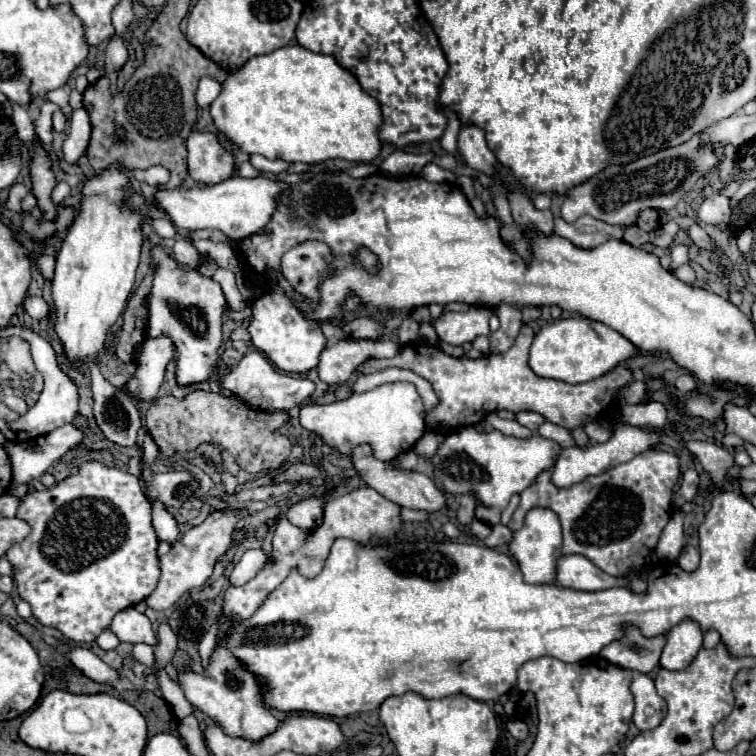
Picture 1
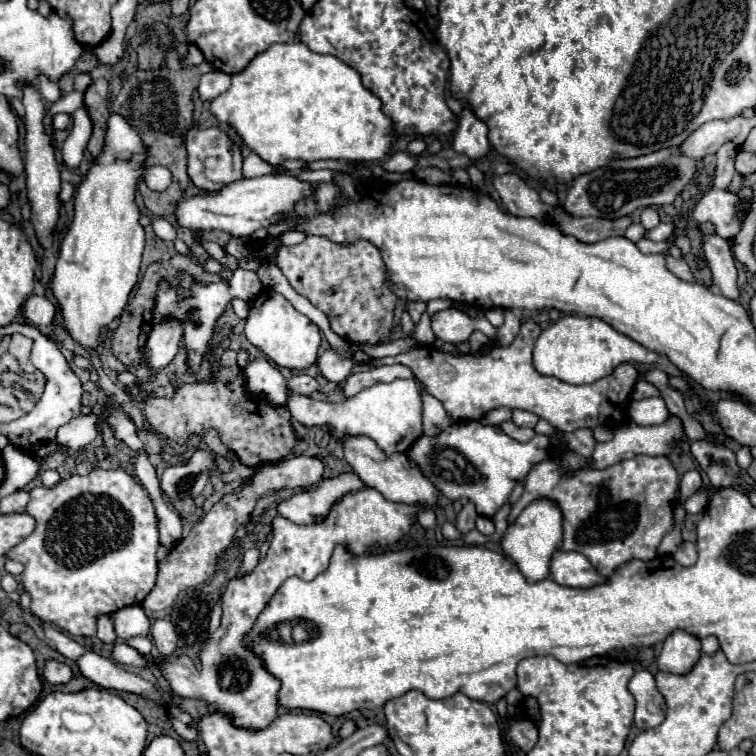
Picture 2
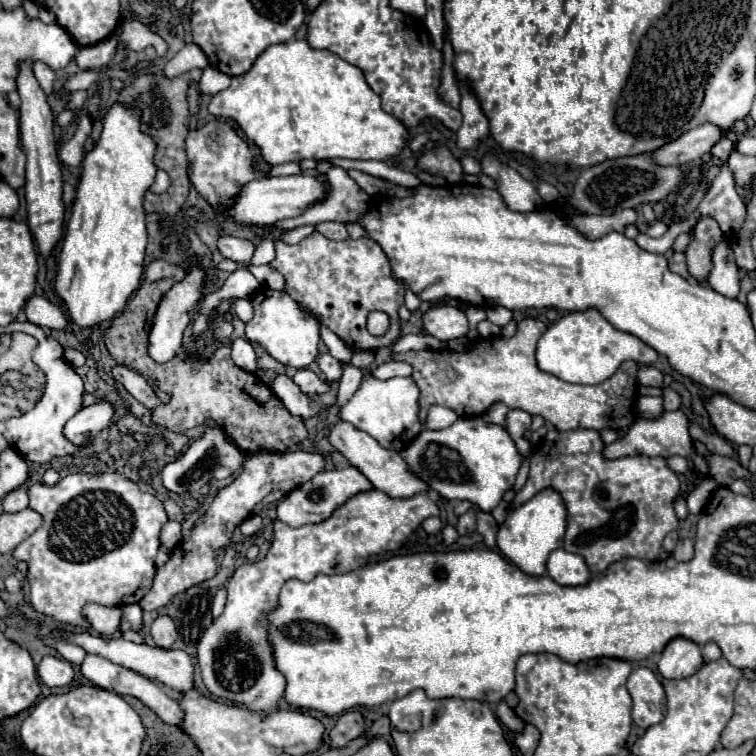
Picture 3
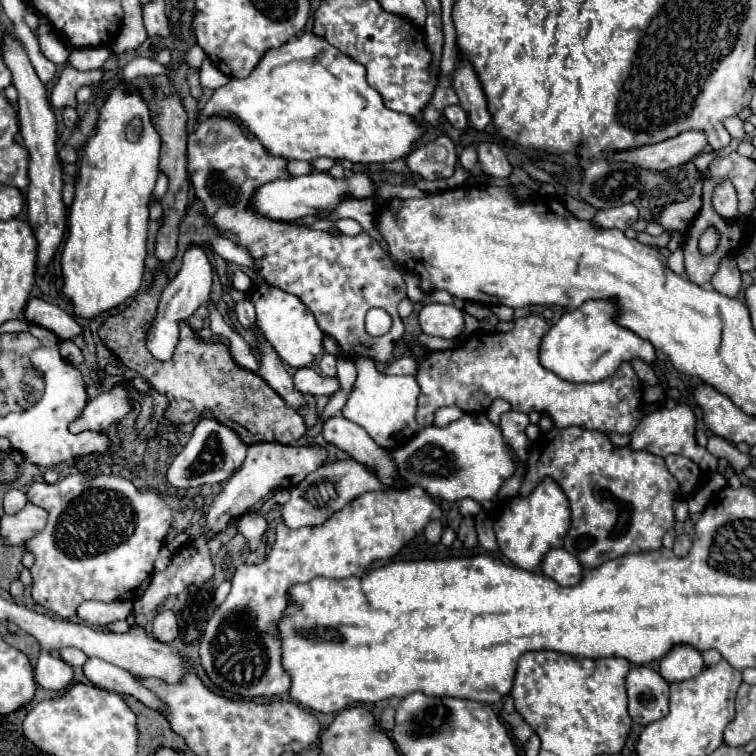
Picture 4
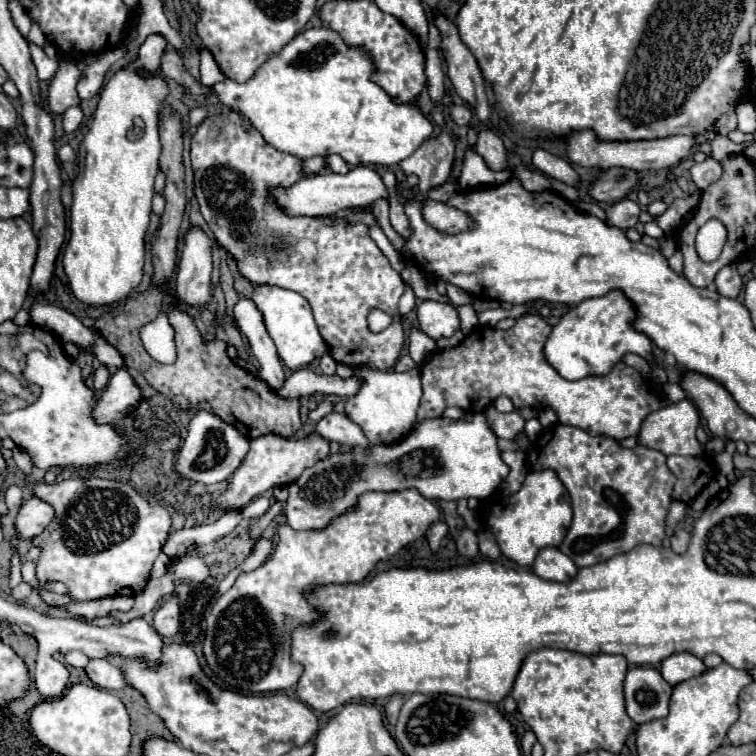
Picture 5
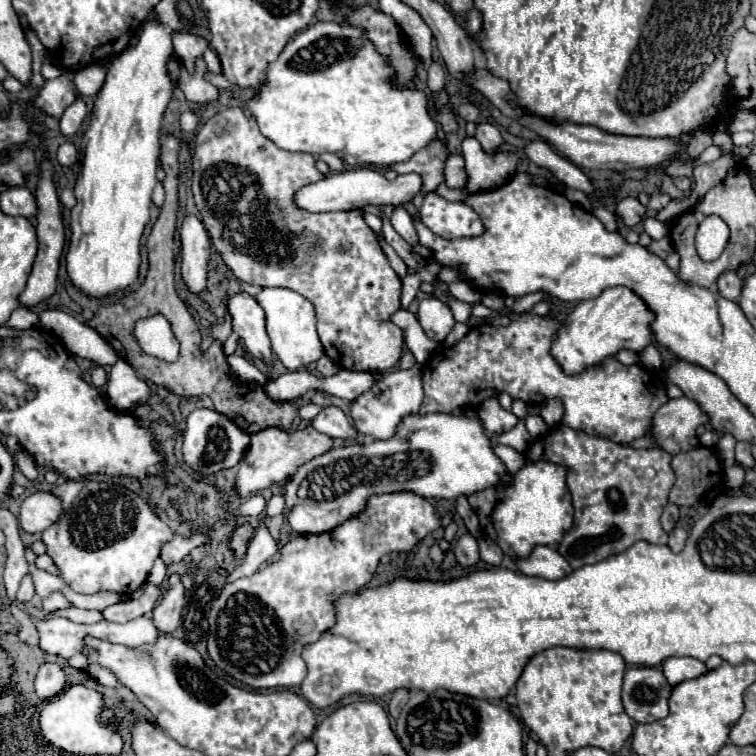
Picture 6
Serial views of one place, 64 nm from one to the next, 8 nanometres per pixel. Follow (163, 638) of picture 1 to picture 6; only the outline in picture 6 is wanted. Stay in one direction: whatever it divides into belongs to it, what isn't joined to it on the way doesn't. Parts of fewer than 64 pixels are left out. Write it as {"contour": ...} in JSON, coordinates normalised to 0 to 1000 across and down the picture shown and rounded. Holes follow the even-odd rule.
{"contour":[[[225,759],[222,762],[222,778],[217,780],[212,796],[204,804],[204,825],[212,836],[230,836],[238,825],[243,804],[243,775],[238,767],[238,759]]]}

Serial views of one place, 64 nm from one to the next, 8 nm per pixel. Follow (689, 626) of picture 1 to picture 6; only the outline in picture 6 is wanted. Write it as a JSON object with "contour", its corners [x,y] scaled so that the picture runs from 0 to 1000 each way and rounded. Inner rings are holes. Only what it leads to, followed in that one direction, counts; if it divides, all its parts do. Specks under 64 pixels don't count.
{"contour":[[[907,868],[907,870],[884,870],[878,876],[876,886],[878,886],[881,899],[889,907],[894,907],[894,905],[899,905],[905,899],[915,899],[921,894],[929,894],[934,889],[934,881],[931,881],[931,876]]]}

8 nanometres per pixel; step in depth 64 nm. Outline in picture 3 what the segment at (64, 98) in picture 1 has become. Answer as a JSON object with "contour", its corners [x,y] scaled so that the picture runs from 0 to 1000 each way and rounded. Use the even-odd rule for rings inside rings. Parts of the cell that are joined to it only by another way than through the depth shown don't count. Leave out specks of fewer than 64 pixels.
{"contour":[[[45,82],[42,93],[45,93],[53,114],[58,116],[58,122],[69,124],[71,122],[71,93],[63,85],[58,85],[58,82]]]}

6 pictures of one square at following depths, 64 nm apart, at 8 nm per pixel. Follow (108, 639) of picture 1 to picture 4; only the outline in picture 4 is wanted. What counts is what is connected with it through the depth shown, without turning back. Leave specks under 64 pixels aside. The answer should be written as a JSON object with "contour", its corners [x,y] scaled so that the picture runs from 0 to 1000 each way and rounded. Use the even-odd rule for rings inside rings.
{"contour":[[[126,794],[111,795],[102,807],[103,816],[119,828],[140,828],[148,820],[168,819],[175,810],[172,794],[151,794],[151,796],[134,796]]]}

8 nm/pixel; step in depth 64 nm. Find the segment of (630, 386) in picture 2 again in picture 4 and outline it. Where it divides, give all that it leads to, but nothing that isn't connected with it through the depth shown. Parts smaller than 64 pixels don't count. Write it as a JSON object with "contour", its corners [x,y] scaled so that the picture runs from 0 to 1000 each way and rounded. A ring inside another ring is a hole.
{"contour":[[[717,418],[685,421],[675,439],[640,439],[632,437],[622,450],[601,463],[566,466],[553,476],[550,503],[558,513],[553,526],[550,556],[556,563],[574,558],[574,548],[587,537],[606,537],[611,545],[643,545],[656,526],[675,532],[683,545],[717,545],[725,548],[738,566],[767,563],[772,569],[836,574],[847,556],[870,540],[849,526],[849,505],[844,503],[833,479],[823,479],[817,489],[794,505],[757,508],[722,489],[714,481],[714,452],[728,437]]]}

